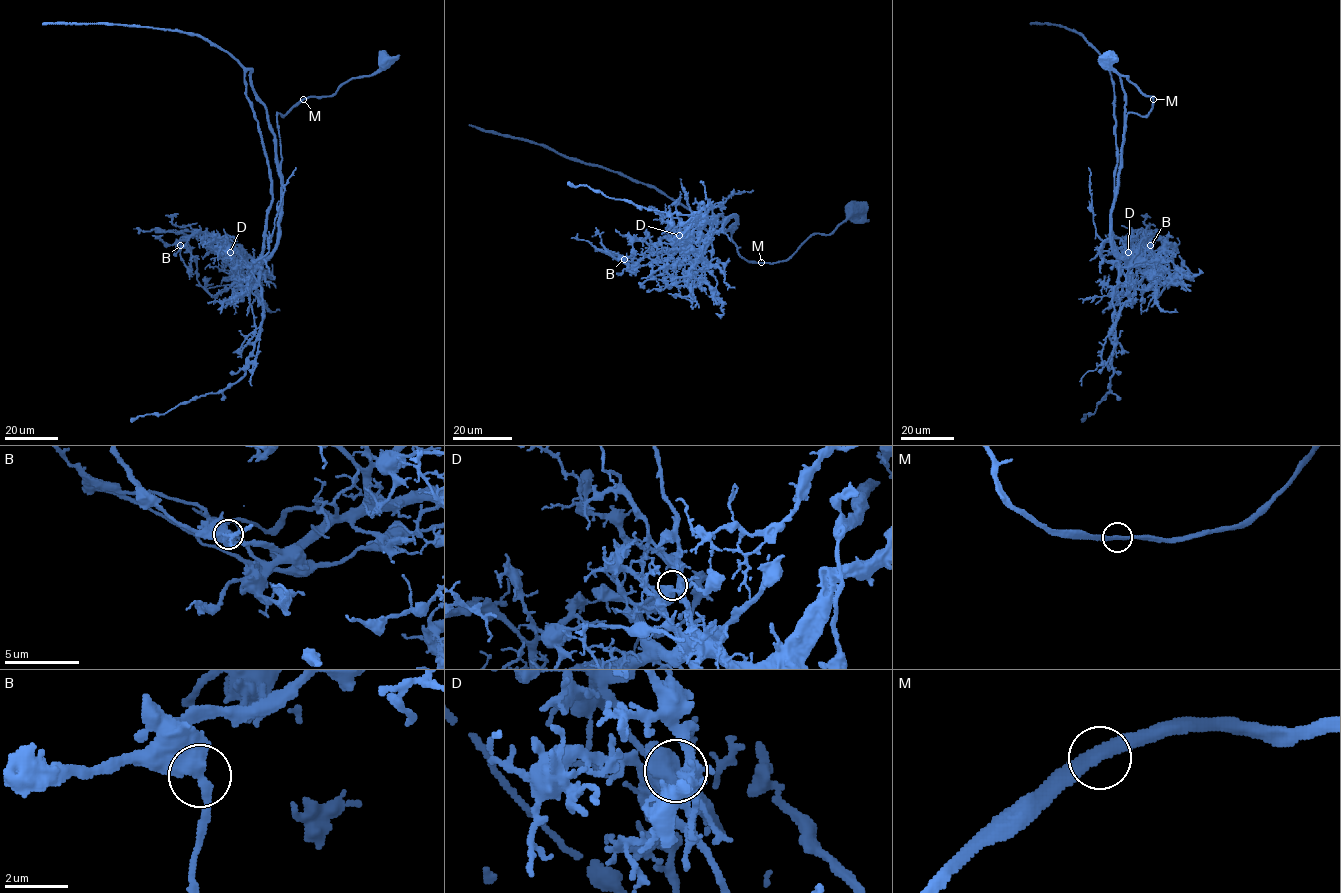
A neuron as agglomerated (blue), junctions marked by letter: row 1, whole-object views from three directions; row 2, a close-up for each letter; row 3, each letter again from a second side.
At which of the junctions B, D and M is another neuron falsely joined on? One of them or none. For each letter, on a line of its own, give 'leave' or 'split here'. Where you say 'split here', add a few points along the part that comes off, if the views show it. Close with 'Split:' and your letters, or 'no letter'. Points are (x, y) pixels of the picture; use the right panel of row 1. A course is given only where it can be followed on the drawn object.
B: leave
D: leave
M: leave
Split: no letter

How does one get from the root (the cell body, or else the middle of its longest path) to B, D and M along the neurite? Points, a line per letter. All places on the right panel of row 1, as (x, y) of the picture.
B: (1105, 63), (1154, 96), (1147, 115), (1127, 114), (1111, 212), (1111, 246), (1131, 266), (1147, 232), (1150, 245)
D: (1105, 63), (1154, 96), (1147, 115), (1129, 112), (1125, 123), (1111, 246), (1138, 266), (1142, 261), (1128, 252)
M: (1105, 63), (1105, 67), (1127, 76), (1142, 93), (1154, 96), (1153, 99)

